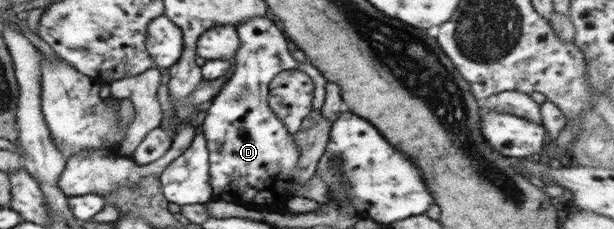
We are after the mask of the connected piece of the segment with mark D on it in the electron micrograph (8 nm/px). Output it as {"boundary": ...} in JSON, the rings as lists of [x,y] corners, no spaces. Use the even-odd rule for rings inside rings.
{"boundary":[[[255,16],[240,23],[237,30],[240,46],[232,60],[234,69],[228,77],[219,93],[205,106],[207,116],[202,122],[202,134],[205,136],[207,149],[209,152],[209,183],[213,190],[212,200],[222,202],[234,202],[242,206],[259,211],[272,211],[277,213],[294,213],[287,210],[285,203],[294,195],[287,191],[293,180],[292,170],[297,167],[299,161],[299,150],[293,134],[288,132],[284,123],[272,112],[268,100],[269,82],[279,73],[286,70],[297,69],[305,72],[314,83],[313,99],[311,107],[320,110],[326,98],[324,90],[327,80],[316,67],[308,61],[296,62],[292,53],[288,50],[286,36],[282,33],[282,28],[276,26],[276,20],[270,16]]]}

